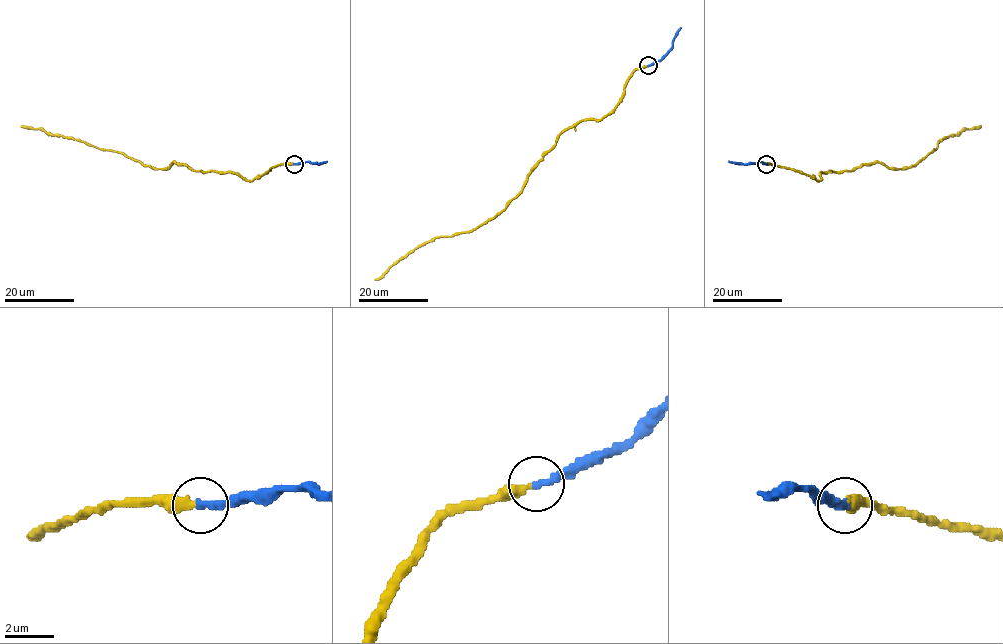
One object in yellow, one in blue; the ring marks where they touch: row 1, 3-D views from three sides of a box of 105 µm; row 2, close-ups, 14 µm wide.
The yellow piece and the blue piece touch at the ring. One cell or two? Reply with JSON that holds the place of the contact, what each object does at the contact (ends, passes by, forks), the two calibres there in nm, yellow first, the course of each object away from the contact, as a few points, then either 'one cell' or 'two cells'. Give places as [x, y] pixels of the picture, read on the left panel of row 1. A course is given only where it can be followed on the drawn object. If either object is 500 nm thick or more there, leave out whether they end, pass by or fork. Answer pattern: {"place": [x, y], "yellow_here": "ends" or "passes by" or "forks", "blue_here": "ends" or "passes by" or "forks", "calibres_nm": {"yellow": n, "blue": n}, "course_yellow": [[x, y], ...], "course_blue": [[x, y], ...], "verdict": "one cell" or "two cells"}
{"place": [294, 164], "yellow_here": "ends", "blue_here": "ends", "calibres_nm": {"yellow": 340, "blue": 360}, "course_yellow": [[294, 164], [278, 165], [252, 180], [174, 162], [154, 169], [117, 152], [20, 126]], "course_blue": [[294, 164], [327, 161]], "verdict": "one cell"}

